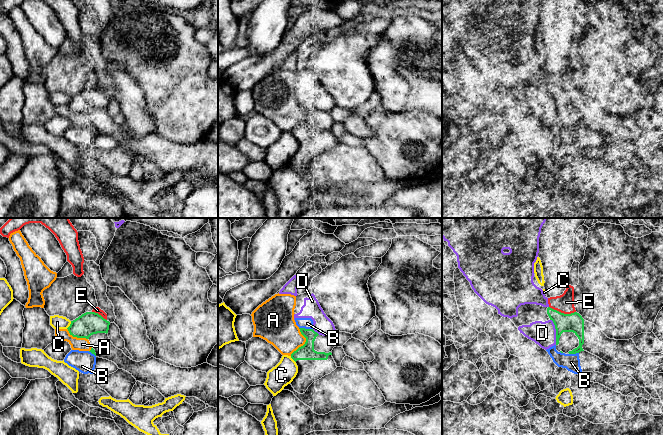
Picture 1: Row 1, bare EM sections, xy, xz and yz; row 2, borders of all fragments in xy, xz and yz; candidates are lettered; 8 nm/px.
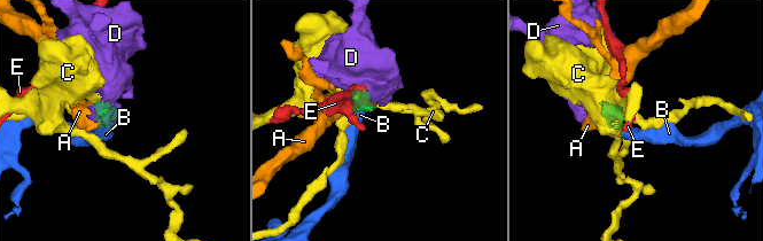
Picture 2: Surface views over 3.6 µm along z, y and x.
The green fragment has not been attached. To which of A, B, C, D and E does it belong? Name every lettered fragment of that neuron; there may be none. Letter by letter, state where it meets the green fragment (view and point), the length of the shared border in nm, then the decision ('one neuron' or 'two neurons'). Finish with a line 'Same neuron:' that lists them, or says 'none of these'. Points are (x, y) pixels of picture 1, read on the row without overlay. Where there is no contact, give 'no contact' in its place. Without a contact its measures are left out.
A: contact xz (305, 119); length 240 nm; two neurons
B: contact xz (306, 105); length 110 nm; two neurons
C: contact xy (70, 101); length 80 nm; two neurons
D: contact yz (556, 108); length 220 nm; two neurons
E: contact yz (562, 89); length 220 nm; two neurons
Same neuron: none of these

